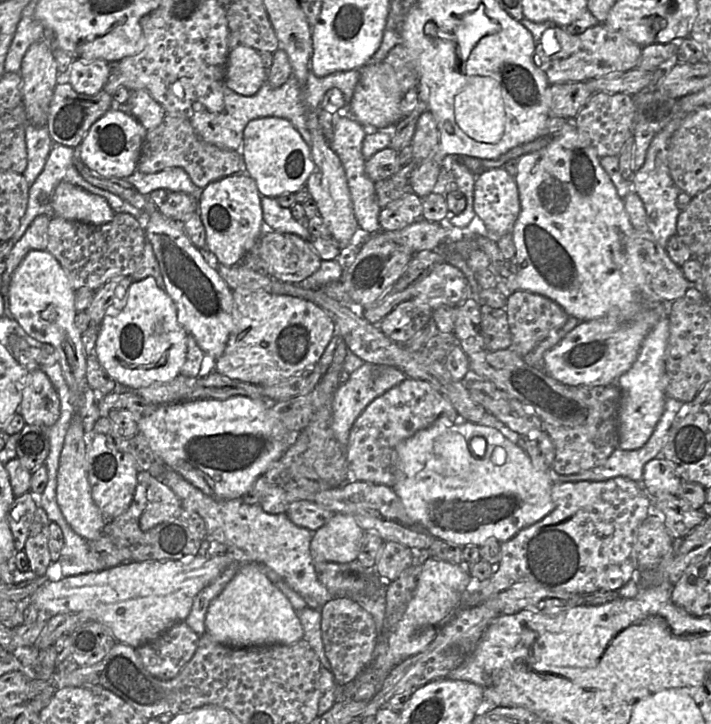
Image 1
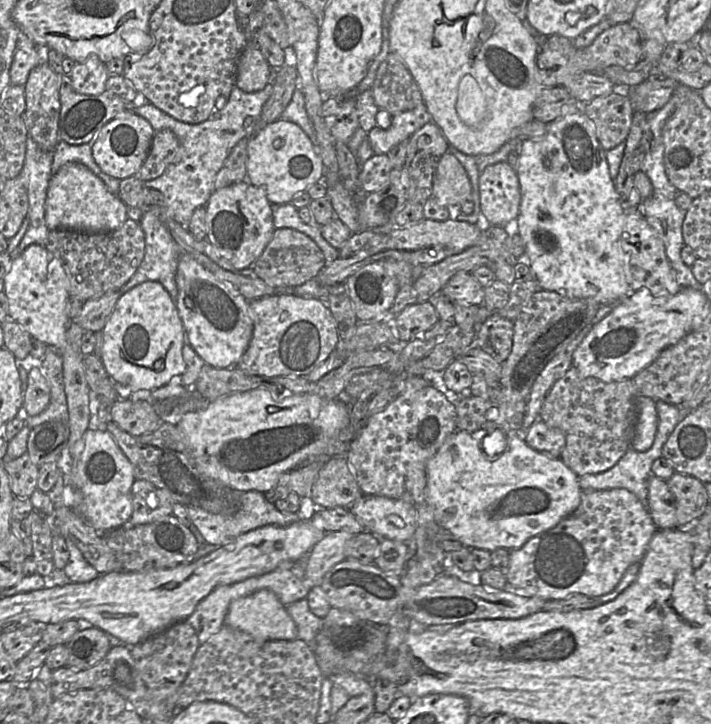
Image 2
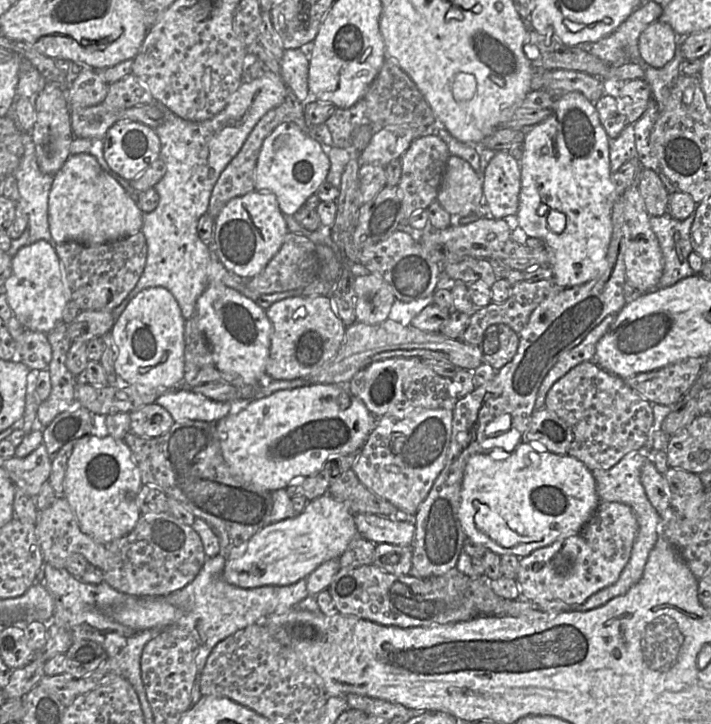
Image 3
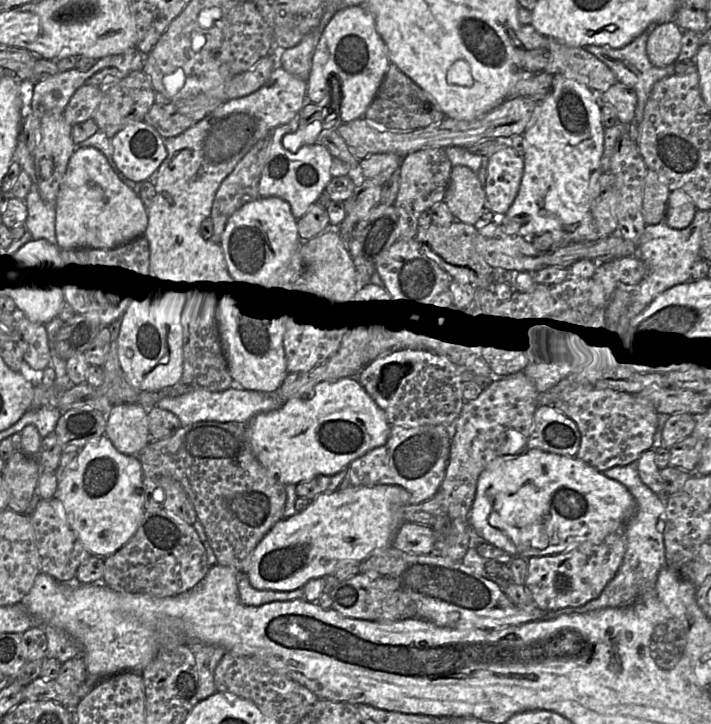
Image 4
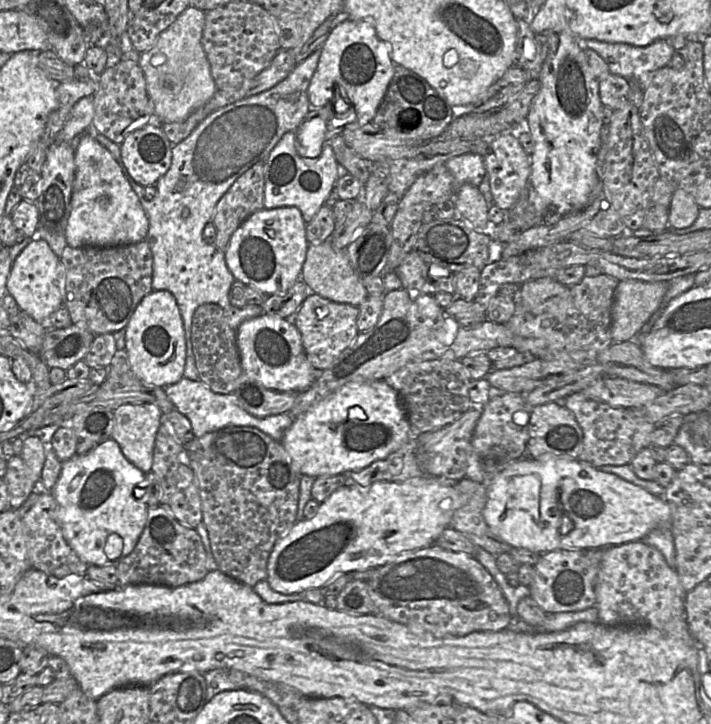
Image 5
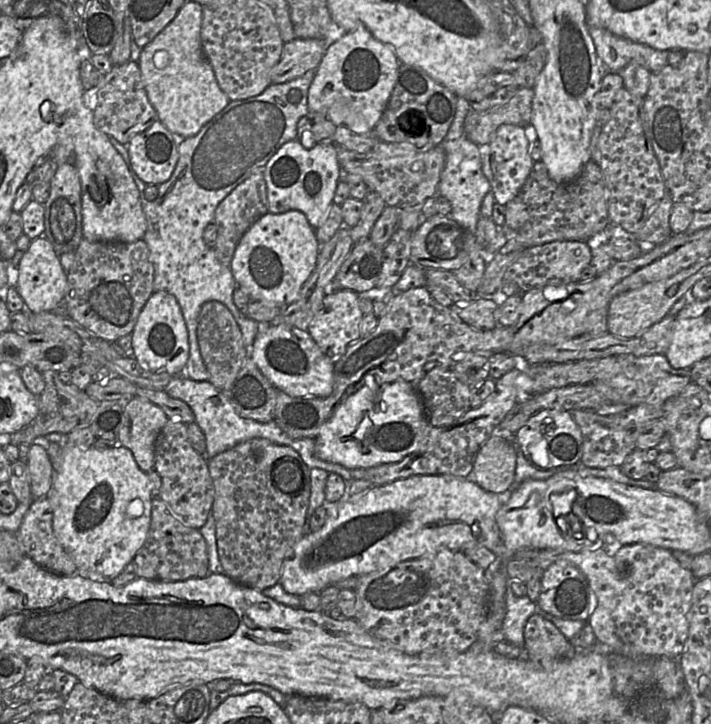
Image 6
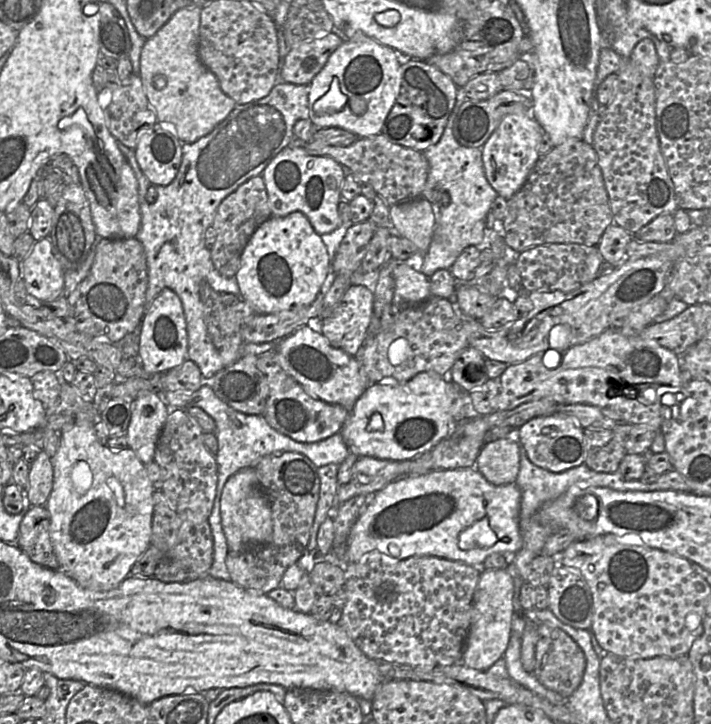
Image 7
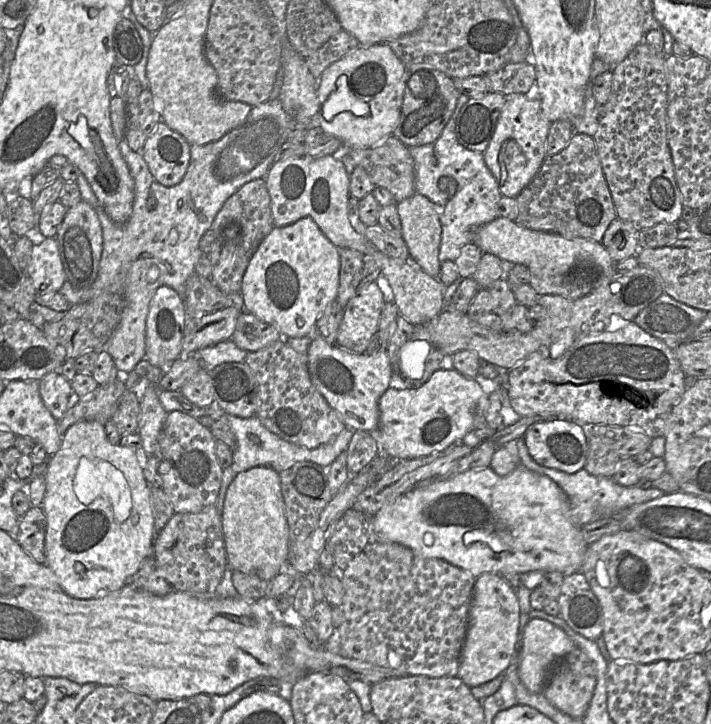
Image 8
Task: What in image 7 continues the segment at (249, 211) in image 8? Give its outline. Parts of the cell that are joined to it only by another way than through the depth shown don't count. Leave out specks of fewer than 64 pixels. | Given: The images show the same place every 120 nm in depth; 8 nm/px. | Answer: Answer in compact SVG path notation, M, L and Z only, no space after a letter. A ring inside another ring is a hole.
M262 175L252 177L219 205L213 227L216 240L211 248L211 259L217 271L225 277L235 277L241 263L242 253L257 228L272 216L266 186Z

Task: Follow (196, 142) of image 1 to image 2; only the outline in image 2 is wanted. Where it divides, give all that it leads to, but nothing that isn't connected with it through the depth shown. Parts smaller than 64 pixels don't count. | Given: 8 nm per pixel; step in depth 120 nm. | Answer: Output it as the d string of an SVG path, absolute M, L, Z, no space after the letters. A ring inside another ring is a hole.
M169 130L155 132L148 156L135 175L142 182L154 180L164 174L175 160L180 143Z

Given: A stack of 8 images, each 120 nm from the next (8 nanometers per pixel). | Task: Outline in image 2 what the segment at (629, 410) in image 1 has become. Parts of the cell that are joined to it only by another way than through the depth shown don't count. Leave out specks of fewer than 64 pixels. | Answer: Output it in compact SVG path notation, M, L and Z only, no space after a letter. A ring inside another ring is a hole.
M639 396L638 414L631 441L631 448L637 451L648 450L654 441L658 427L656 401L645 396Z

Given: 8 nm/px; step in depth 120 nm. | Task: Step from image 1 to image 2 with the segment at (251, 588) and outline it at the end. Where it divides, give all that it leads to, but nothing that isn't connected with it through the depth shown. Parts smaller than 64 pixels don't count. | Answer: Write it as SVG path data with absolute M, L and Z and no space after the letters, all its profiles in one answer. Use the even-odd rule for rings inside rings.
M268 589L232 601L225 625L259 640L294 640L298 630L278 597Z

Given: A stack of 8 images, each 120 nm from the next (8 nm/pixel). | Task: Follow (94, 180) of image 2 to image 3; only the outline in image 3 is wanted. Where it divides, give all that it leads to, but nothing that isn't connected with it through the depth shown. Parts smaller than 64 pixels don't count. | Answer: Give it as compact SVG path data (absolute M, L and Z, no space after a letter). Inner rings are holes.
M89 154L71 155L54 176L48 217L55 243L75 241L99 245L126 238L142 230L144 215L137 205L137 196L129 196Z

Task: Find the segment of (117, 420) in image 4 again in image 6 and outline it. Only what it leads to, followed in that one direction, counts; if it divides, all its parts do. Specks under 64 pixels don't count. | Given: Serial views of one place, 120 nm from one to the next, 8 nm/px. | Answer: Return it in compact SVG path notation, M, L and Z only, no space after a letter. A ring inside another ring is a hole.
M134 397L124 406L117 441L131 451L136 464L145 473L154 469L155 441L167 421L164 411L147 399Z

